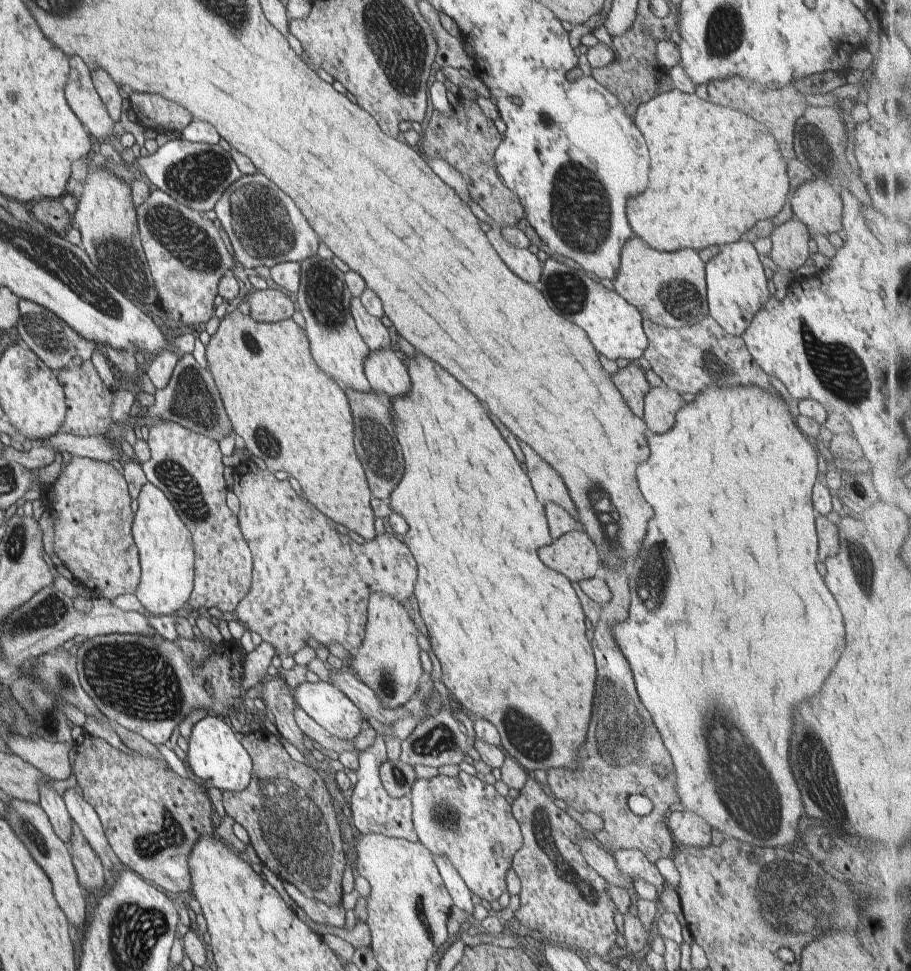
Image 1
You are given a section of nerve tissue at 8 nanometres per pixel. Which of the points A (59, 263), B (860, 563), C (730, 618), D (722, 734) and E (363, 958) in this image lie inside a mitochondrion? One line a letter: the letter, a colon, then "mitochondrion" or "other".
A: mitochondrion
B: mitochondrion
C: other
D: mitochondrion
E: other

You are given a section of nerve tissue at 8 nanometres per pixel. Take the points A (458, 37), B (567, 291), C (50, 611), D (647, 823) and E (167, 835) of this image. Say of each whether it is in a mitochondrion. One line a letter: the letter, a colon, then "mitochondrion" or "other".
A: other
B: mitochondrion
C: mitochondrion
D: other
E: mitochondrion

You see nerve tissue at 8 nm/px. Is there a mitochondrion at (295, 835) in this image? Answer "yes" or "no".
yes

